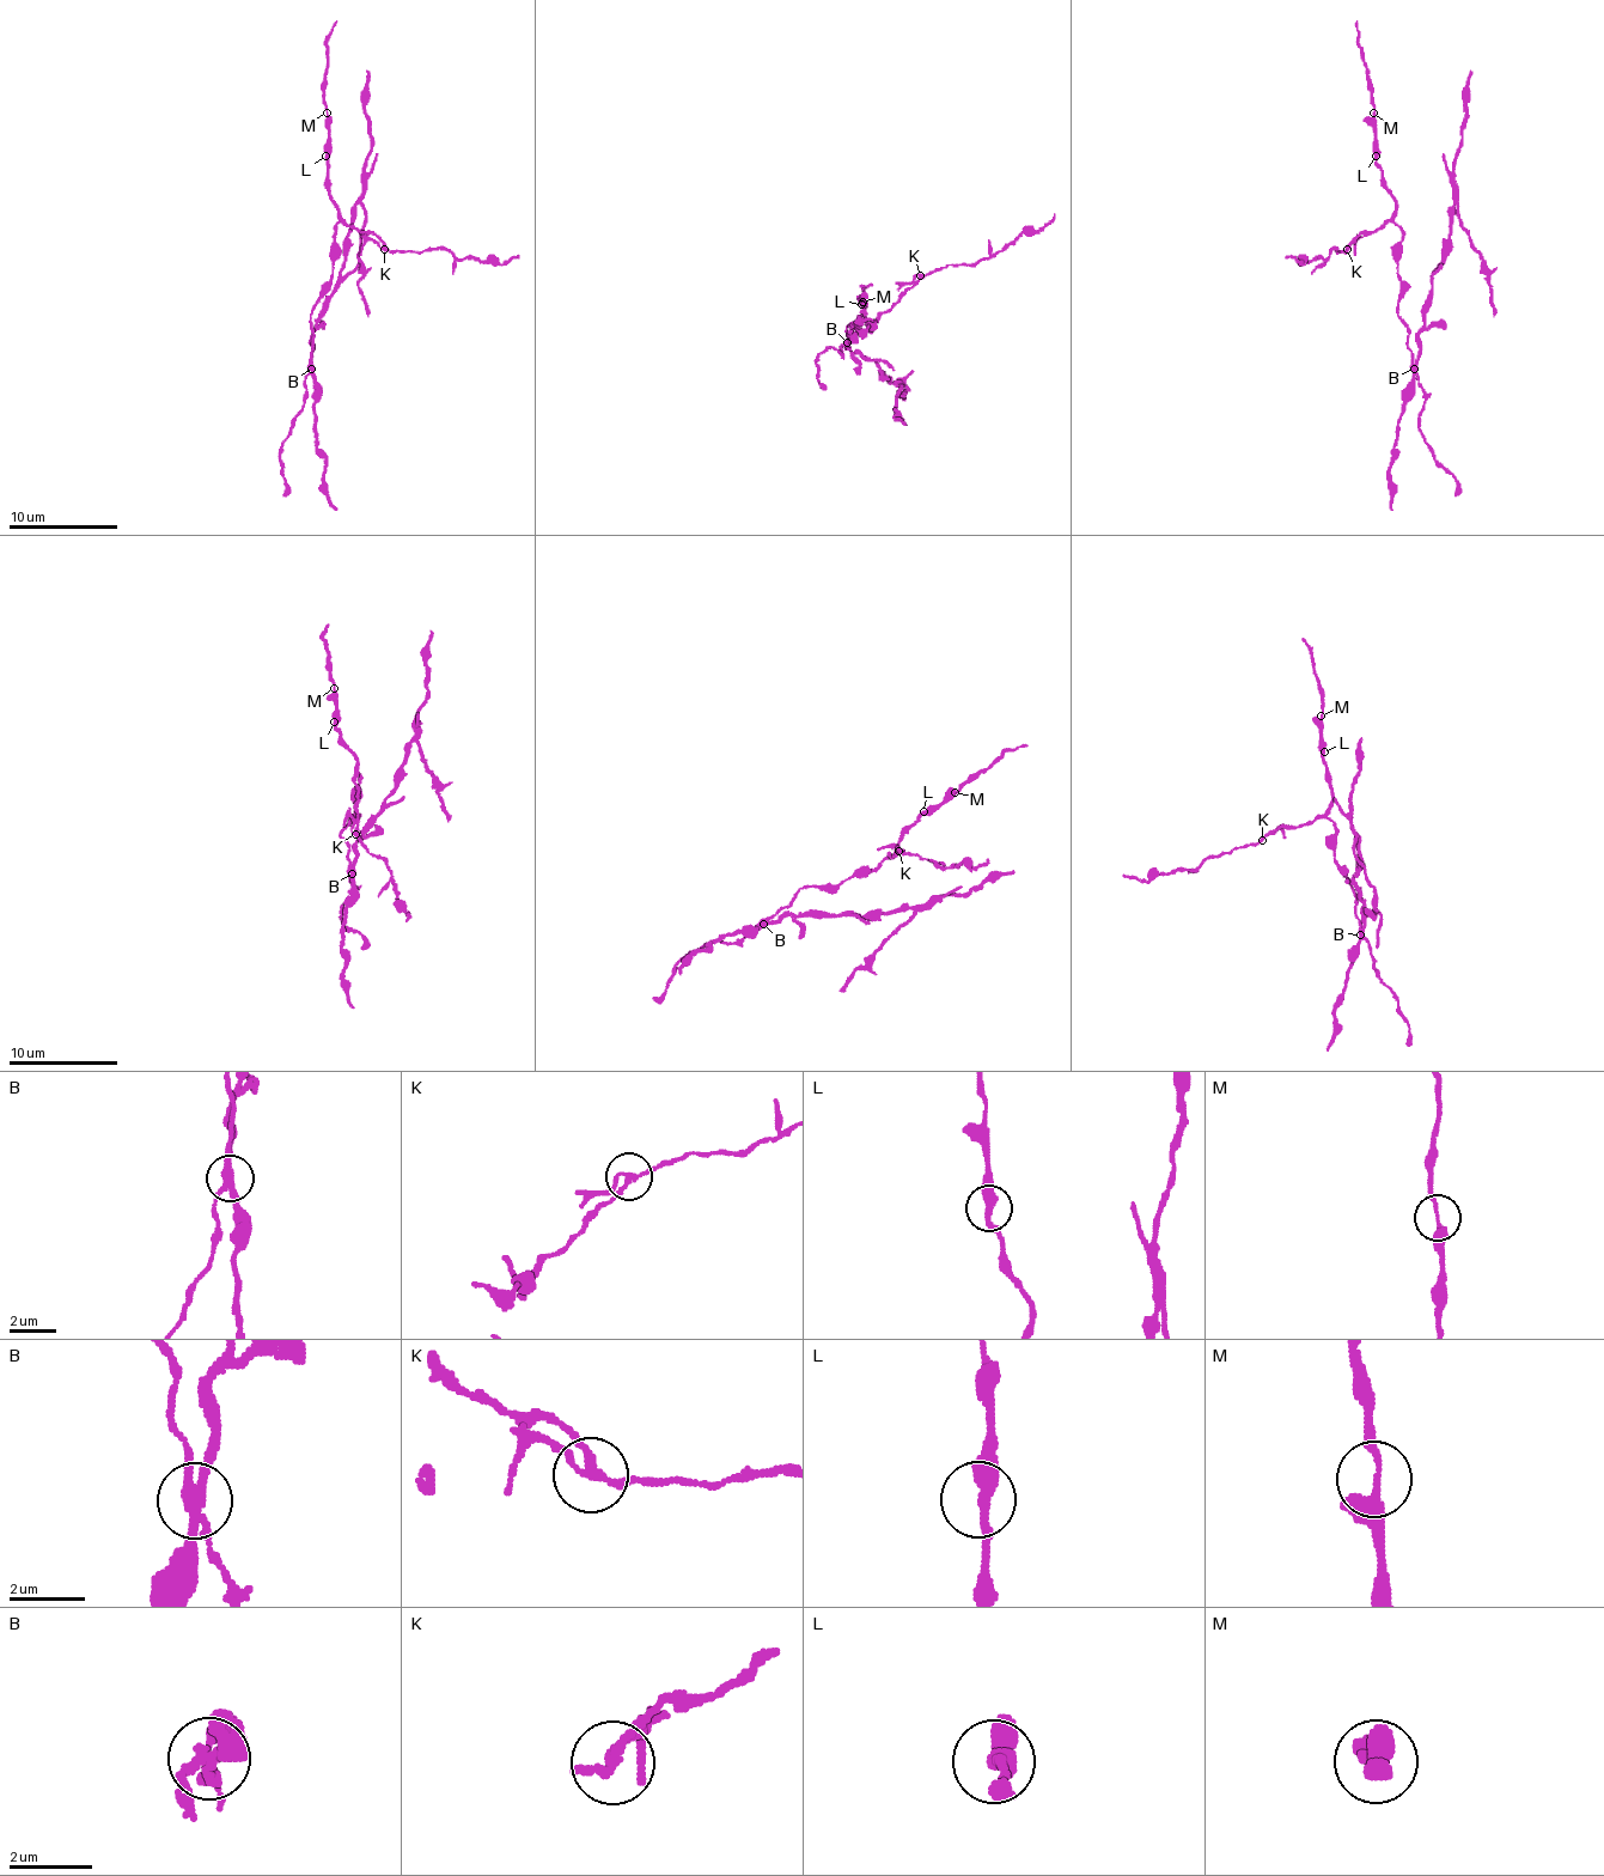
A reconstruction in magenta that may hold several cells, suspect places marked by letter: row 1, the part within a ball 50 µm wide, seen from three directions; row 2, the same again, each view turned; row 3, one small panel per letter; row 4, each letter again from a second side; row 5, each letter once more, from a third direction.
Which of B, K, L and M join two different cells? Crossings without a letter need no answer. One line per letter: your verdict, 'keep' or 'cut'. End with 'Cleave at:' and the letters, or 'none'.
B: cut
K: cut
L: keep
M: keep
Cleave at: B, K

